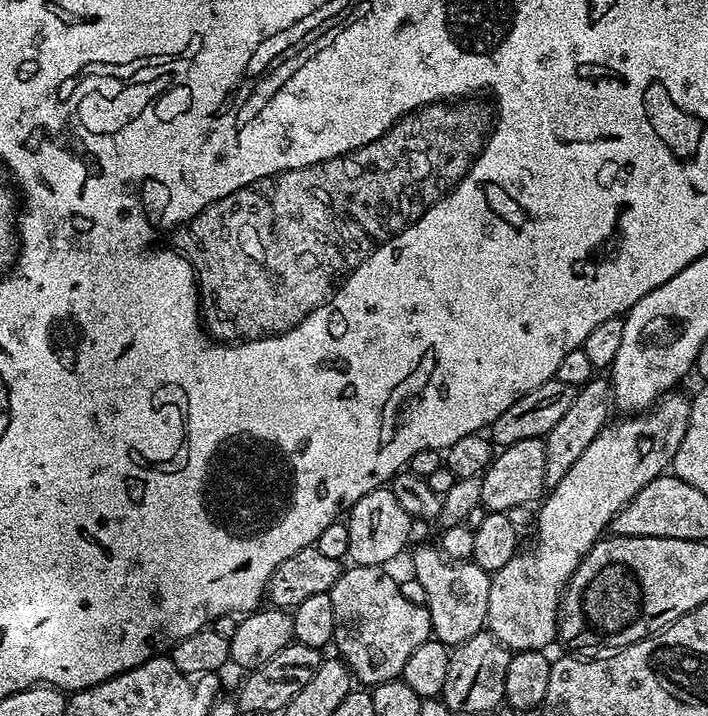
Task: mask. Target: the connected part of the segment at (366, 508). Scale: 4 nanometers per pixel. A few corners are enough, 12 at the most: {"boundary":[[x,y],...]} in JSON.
{"boundary":[[391,487],[346,512],[347,559],[388,566],[409,547],[413,517]]}

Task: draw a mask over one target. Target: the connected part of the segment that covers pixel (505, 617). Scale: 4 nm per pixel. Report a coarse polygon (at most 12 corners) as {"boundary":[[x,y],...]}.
{"boundary":[[680,390],[600,432],[491,573],[487,631],[558,636],[568,579],[690,422]]}

